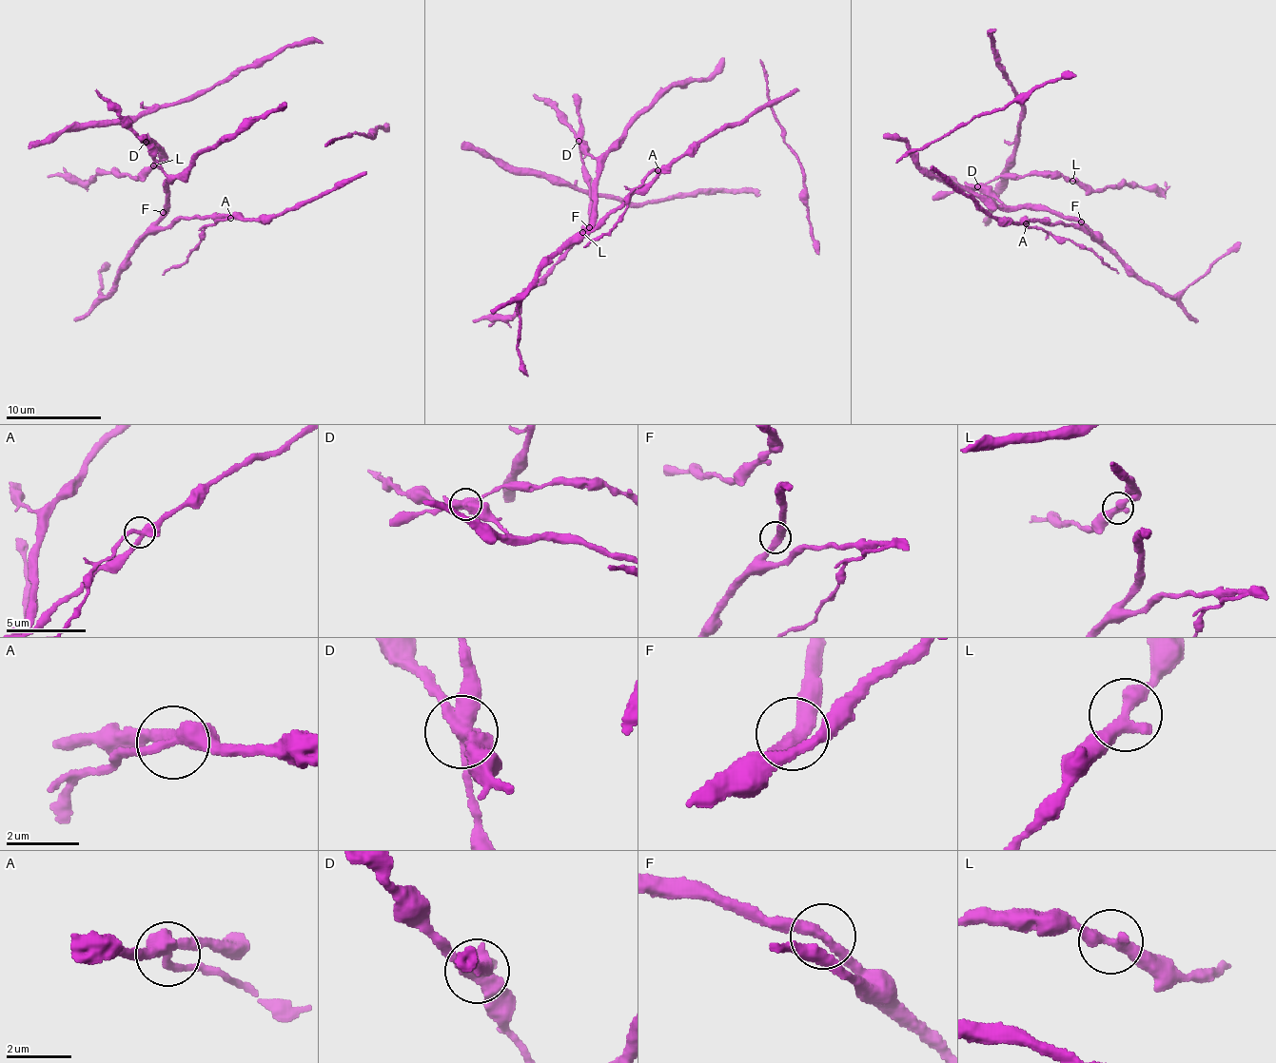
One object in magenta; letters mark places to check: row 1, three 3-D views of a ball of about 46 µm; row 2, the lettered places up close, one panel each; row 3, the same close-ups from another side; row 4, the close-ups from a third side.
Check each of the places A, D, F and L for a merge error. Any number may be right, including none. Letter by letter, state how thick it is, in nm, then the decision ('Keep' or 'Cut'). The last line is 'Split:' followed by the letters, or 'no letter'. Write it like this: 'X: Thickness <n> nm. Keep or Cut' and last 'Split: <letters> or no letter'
A: Thickness 360 nm. Cut
D: Thickness 440 nm. Cut
F: Thickness 360 nm. Keep
L: Thickness 400 nm. Keep
Split: A, D

